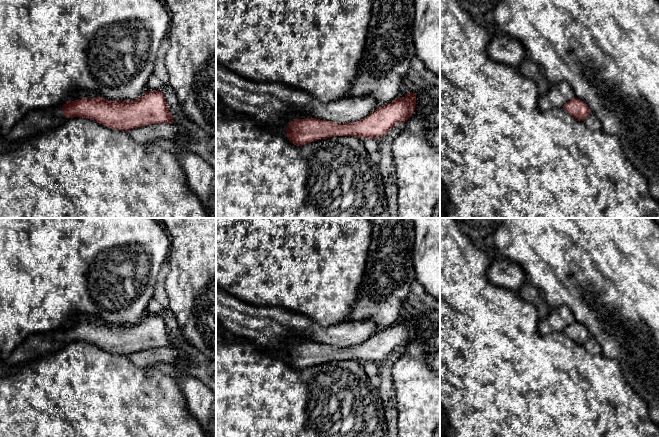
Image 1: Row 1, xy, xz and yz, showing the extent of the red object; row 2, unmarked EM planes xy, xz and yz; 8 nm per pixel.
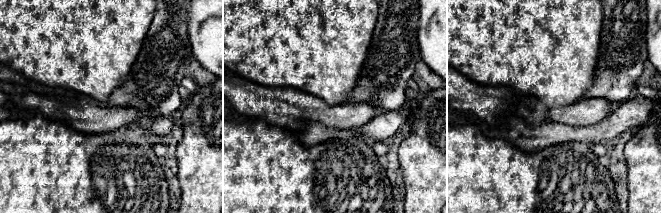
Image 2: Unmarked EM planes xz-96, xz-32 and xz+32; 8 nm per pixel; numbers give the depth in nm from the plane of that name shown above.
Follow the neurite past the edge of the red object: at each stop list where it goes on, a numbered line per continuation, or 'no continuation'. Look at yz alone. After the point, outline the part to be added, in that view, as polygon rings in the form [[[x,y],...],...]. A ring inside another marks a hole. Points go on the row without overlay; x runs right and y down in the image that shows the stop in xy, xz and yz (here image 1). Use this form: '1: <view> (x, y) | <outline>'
no continuation

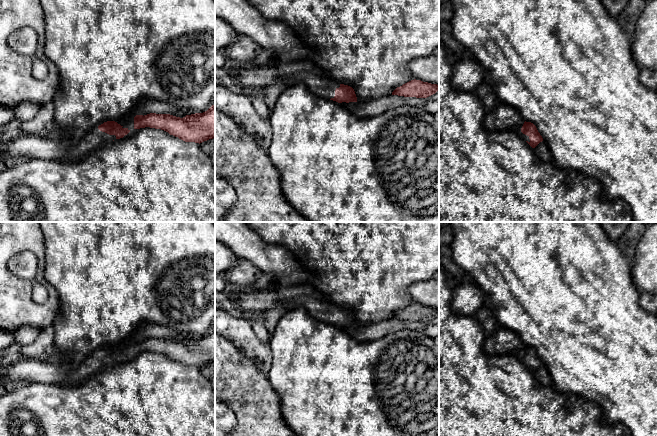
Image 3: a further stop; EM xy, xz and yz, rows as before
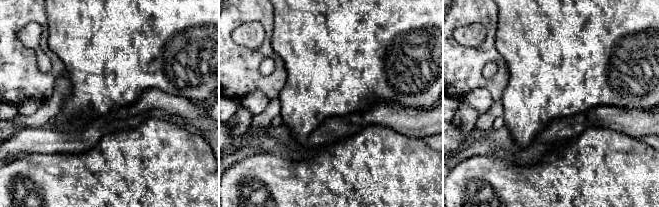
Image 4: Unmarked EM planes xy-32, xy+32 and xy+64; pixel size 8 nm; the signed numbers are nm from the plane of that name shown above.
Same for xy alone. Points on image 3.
1: xy (67, 372) | [[[98,350],[91,352],[79,363],[62,360],[59,364],[52,364],[45,357],[21,358],[0,373],[0,391],[6,389],[10,383],[20,380],[41,384],[79,384],[113,364],[116,364],[115,359],[100,355]]]

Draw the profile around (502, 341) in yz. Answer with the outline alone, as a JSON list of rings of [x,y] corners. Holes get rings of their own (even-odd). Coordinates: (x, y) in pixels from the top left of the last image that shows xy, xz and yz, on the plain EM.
[[[502,326],[496,328],[484,341],[485,352],[492,356],[511,353],[521,354],[524,346],[524,342],[513,331]]]

